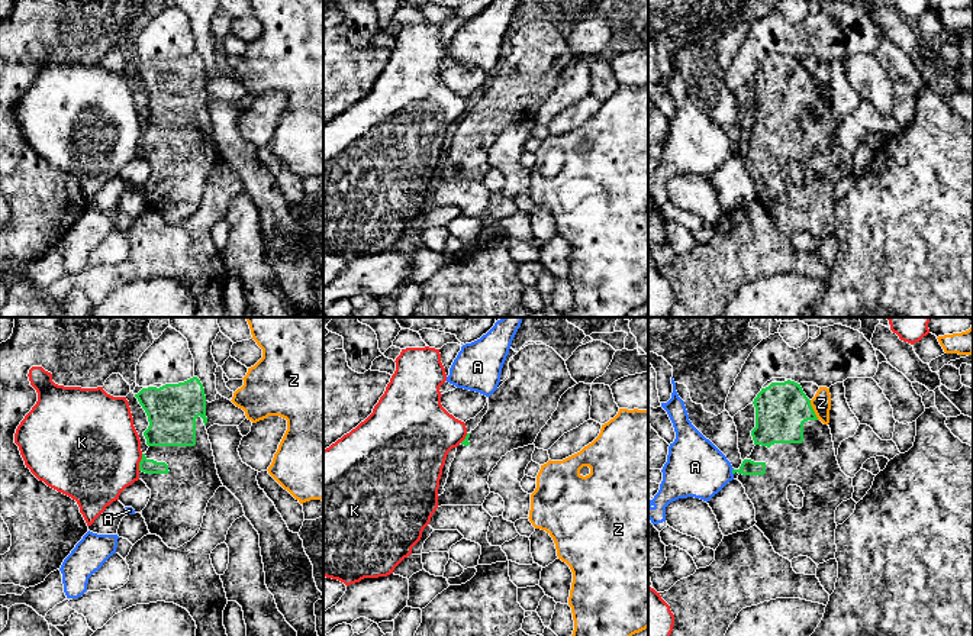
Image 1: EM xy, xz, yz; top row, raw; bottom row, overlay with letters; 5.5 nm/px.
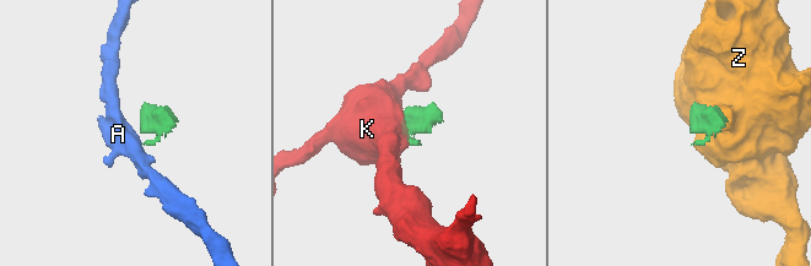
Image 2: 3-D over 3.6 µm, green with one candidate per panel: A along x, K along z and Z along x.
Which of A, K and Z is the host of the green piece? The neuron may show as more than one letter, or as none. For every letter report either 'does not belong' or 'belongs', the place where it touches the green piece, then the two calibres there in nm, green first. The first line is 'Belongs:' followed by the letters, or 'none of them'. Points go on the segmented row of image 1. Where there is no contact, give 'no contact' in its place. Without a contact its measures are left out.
Belongs: none of them
A: does not belong | yz (733, 471) | 90/320 nm
K: does not belong | xy (139, 462) | 80/500 nm
Z: does not belong | yz (812, 410) | 280/110 nm

